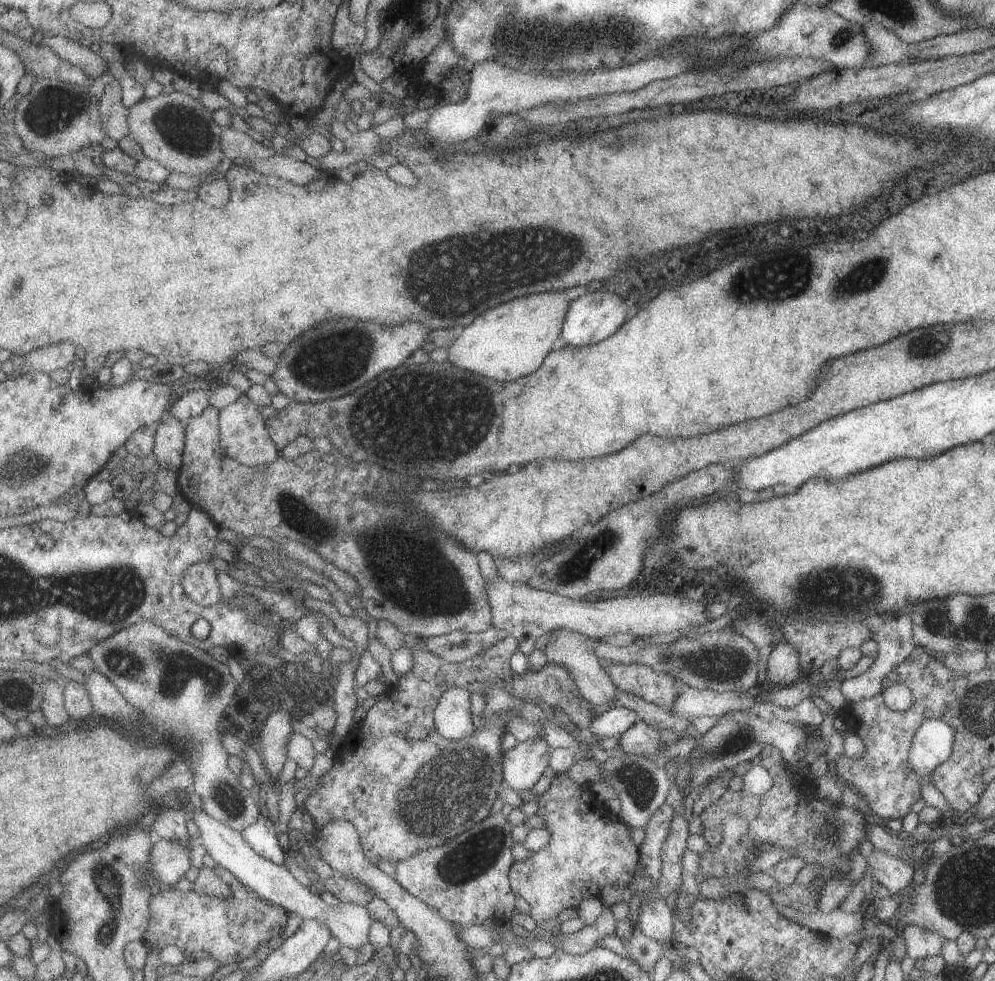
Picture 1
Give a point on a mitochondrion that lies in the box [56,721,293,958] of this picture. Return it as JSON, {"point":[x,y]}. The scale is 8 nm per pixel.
{"point":[109,884]}

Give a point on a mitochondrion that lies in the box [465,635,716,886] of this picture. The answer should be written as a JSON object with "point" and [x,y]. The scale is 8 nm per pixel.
{"point":[640,783]}

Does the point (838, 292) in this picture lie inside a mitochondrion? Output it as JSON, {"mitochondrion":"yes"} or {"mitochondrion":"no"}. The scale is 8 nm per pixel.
{"mitochondrion":"yes"}

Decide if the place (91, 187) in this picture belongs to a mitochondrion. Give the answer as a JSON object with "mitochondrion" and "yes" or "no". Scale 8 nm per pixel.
{"mitochondrion":"no"}

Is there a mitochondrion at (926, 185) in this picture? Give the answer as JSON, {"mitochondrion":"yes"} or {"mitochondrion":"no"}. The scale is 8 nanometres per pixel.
{"mitochondrion":"no"}

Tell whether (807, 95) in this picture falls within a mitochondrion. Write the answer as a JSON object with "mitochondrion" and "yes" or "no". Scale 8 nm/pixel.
{"mitochondrion":"no"}

